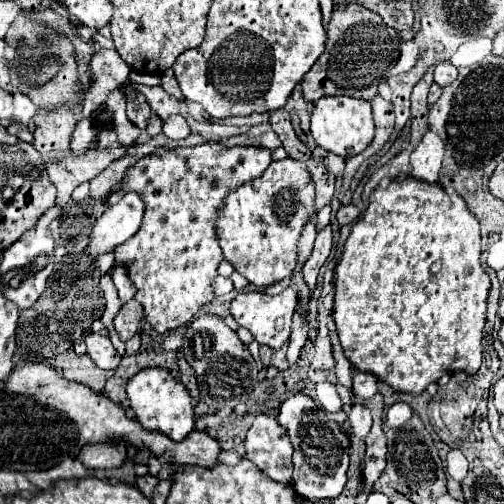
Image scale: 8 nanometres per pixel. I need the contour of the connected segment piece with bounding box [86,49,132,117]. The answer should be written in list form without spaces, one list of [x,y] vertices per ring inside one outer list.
[[[100,49],[92,59],[92,89],[86,95],[86,117],[106,101],[106,95],[130,79],[130,65],[116,49]]]

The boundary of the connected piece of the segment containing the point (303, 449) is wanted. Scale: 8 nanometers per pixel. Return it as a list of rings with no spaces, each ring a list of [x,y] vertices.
[[[294,393],[290,395],[278,411],[278,423],[288,429],[292,445],[294,445],[294,477],[292,487],[298,495],[318,501],[318,499],[334,499],[342,493],[348,471],[348,437],[340,431],[340,425],[322,411],[314,399]]]

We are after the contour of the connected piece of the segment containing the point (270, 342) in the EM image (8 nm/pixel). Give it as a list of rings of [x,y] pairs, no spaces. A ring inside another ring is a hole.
[[[292,287],[284,289],[280,295],[266,295],[262,291],[248,291],[248,293],[240,293],[230,303],[230,315],[236,319],[236,323],[240,327],[246,327],[260,345],[268,345],[270,349],[278,351],[290,339],[292,315],[294,315],[296,305],[298,305],[298,295]]]

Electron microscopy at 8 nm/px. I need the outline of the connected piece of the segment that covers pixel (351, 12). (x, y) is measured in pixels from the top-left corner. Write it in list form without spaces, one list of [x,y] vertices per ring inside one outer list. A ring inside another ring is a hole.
[[[340,1],[334,5],[334,15],[328,23],[326,49],[302,79],[302,95],[308,103],[314,103],[328,95],[348,95],[370,101],[378,93],[378,85],[388,79],[390,69],[398,61],[400,35],[388,27],[380,15],[354,3]],[[334,51],[334,81],[330,77],[330,57]]]

